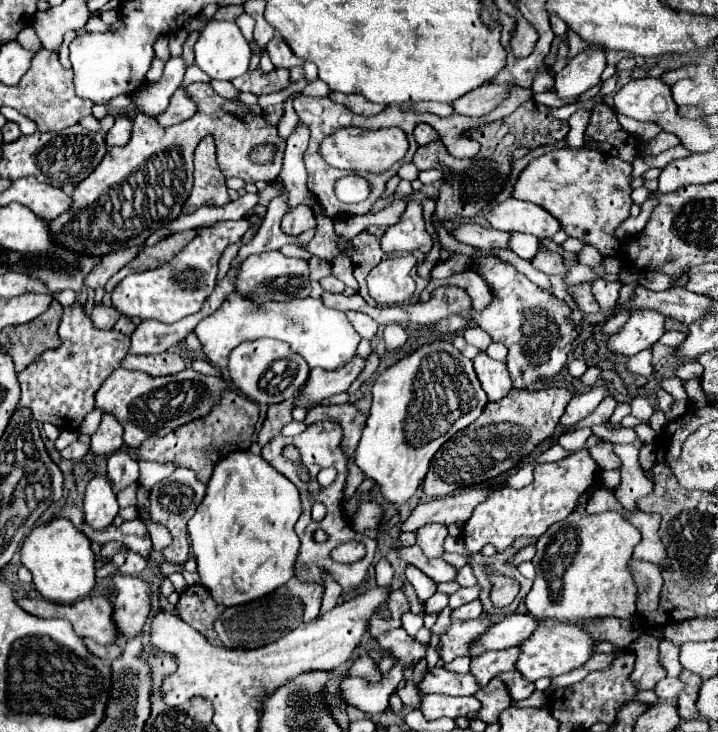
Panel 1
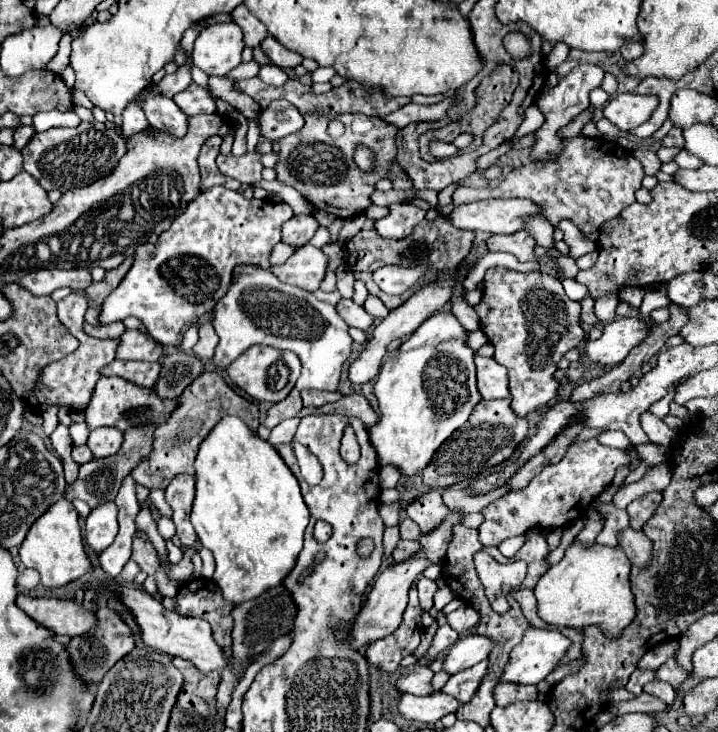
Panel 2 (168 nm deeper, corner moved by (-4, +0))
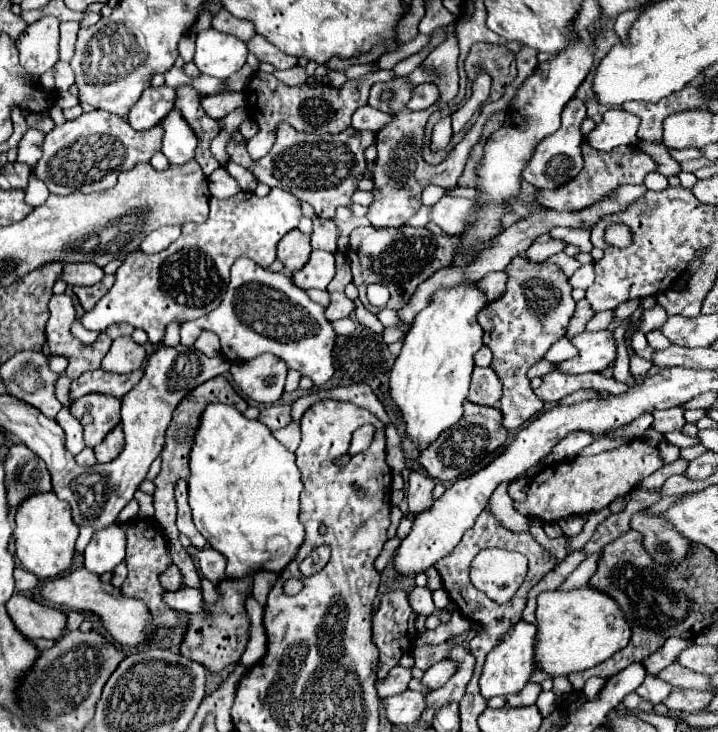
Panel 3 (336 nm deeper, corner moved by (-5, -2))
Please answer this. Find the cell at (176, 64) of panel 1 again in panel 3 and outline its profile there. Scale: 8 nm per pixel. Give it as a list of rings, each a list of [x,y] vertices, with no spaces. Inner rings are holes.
[[[172,109],[160,123],[164,127],[164,145],[162,145],[162,153],[168,157],[168,161],[172,165],[178,163],[186,163],[190,159],[194,159],[194,149],[196,149],[196,135],[194,131],[186,125],[186,121],[182,119],[182,115]]]

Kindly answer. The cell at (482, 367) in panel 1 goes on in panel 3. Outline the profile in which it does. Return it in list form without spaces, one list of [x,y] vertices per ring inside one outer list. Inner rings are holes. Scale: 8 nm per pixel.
[[[474,367],[468,399],[476,405],[498,407],[502,397],[502,383],[492,367]]]

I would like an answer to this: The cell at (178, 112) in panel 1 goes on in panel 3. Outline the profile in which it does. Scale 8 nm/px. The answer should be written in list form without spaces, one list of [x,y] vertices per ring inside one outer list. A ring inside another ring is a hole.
[[[222,93],[222,95],[208,95],[202,99],[202,107],[204,111],[212,117],[212,119],[222,119],[228,113],[232,113],[238,107],[244,107],[244,95],[242,93]]]

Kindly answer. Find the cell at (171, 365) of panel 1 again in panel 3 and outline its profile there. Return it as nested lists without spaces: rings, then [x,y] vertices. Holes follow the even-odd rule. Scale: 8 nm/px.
[[[102,369],[90,371],[90,373],[84,373],[82,377],[78,377],[78,381],[72,381],[70,401],[76,401],[78,397],[88,395],[88,393],[104,393],[104,395],[122,399],[140,379],[142,379],[142,369],[126,373],[126,375],[106,373]]]

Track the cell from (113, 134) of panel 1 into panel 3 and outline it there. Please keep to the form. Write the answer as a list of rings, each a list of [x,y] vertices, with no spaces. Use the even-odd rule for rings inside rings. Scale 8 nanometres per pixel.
[[[162,85],[162,87],[148,87],[146,93],[142,93],[142,97],[138,99],[138,105],[134,105],[128,113],[128,123],[134,127],[134,129],[150,129],[150,125],[158,125],[162,121],[162,117],[166,117],[166,113],[170,113],[174,105],[174,89],[168,87],[168,85]]]

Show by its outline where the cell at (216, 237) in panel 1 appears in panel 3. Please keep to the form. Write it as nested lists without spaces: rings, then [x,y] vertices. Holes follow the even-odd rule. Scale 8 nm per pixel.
[[[270,189],[266,197],[240,191],[228,199],[210,199],[210,215],[204,223],[186,223],[182,235],[164,251],[146,255],[136,251],[116,269],[112,289],[80,317],[90,331],[104,331],[114,323],[130,323],[144,329],[152,343],[160,343],[170,321],[198,319],[218,307],[230,281],[230,267],[238,257],[248,257],[260,267],[276,259],[276,245],[284,233],[302,219],[300,199],[282,189]]]

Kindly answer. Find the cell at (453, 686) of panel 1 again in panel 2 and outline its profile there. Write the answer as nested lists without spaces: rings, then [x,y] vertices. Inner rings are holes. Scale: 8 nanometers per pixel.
[[[413,665],[409,671],[397,681],[397,689],[401,693],[413,693],[413,695],[429,695],[437,693],[431,685],[433,681],[433,671],[427,665]]]

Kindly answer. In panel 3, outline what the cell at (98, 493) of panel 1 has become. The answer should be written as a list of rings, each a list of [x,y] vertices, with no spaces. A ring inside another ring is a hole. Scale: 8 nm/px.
[[[110,525],[94,533],[90,545],[84,553],[84,567],[94,573],[112,573],[116,565],[124,561],[126,555],[126,537],[118,525]]]

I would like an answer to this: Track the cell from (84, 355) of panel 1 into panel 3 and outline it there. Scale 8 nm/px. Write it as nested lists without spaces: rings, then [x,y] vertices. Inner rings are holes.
[[[62,293],[62,295],[52,295],[50,299],[50,319],[46,323],[46,337],[48,337],[48,345],[50,345],[50,351],[52,353],[58,353],[62,357],[68,359],[68,369],[66,369],[66,375],[70,379],[78,379],[82,373],[86,371],[94,371],[94,369],[100,369],[100,361],[102,357],[108,353],[110,345],[112,345],[112,339],[106,335],[106,333],[100,333],[98,339],[92,343],[92,345],[84,345],[80,343],[72,333],[70,333],[70,325],[72,321],[76,319],[76,311],[72,307],[72,299]]]

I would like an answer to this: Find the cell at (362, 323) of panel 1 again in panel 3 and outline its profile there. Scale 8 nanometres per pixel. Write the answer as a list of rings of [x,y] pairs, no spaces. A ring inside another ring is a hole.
[[[330,293],[330,305],[324,311],[328,321],[348,317],[352,311],[354,311],[354,303],[344,293]]]

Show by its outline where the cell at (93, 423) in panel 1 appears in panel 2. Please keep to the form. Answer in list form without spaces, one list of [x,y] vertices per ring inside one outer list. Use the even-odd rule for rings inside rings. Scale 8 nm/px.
[[[73,423],[69,427],[69,433],[71,433],[71,439],[73,439],[73,445],[83,445],[83,443],[87,443],[89,427],[87,427],[87,423]]]

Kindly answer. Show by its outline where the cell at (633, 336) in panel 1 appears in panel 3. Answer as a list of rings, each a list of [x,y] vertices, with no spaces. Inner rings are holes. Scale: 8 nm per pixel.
[[[608,329],[596,333],[582,331],[580,335],[574,335],[570,341],[580,351],[580,355],[556,363],[556,369],[560,373],[574,373],[574,375],[588,371],[600,373],[616,359],[616,343]]]

